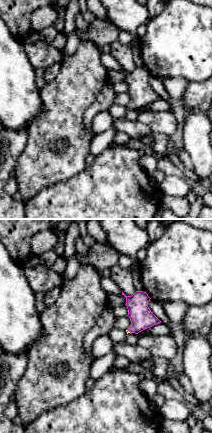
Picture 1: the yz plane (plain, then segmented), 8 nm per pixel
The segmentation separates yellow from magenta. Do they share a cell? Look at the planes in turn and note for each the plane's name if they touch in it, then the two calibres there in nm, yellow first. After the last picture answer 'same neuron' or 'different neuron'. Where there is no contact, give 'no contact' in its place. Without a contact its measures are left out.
yz | 20/190 nm

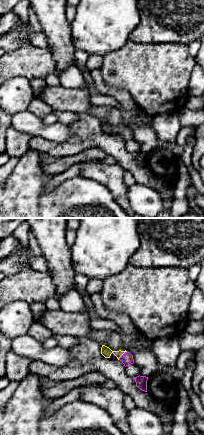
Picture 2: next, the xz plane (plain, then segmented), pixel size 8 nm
xz | 80/100 nm

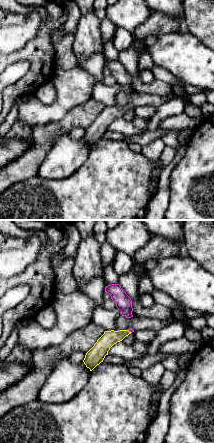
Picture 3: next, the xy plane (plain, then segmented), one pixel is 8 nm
xy | 120/30 nm

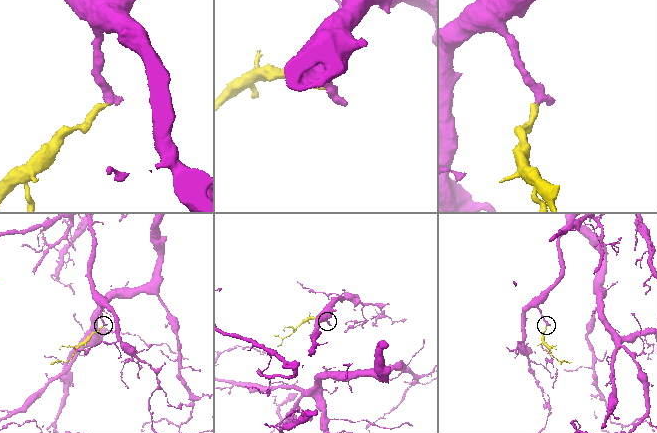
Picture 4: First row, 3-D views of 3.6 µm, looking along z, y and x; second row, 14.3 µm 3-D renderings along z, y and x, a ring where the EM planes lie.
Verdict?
same neuron

